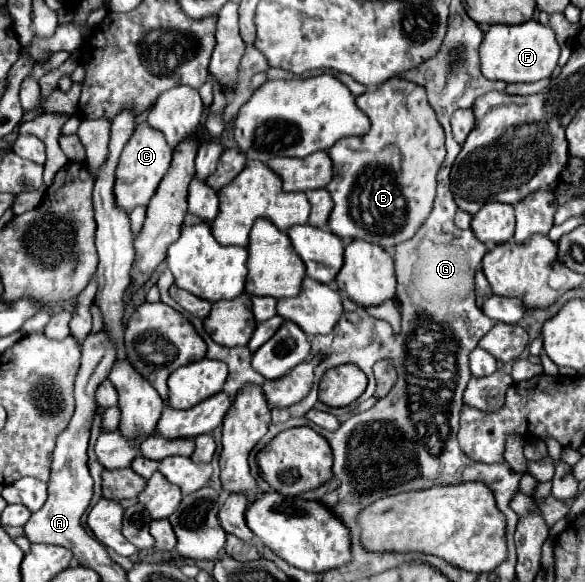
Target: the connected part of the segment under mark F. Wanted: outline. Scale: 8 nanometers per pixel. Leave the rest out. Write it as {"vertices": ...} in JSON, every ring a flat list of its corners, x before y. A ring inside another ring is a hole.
{"vertices":[[529,20,517,26,491,26,479,48,481,72,489,80,503,82,537,82,549,78,559,60,559,44,549,26]]}

